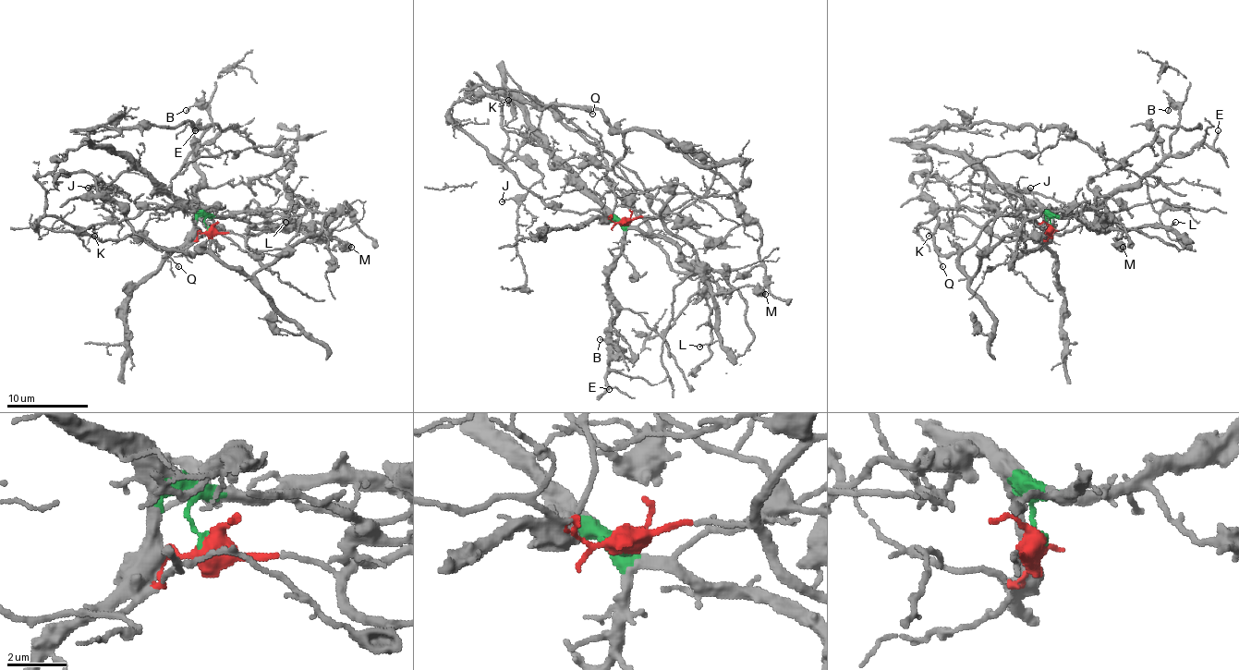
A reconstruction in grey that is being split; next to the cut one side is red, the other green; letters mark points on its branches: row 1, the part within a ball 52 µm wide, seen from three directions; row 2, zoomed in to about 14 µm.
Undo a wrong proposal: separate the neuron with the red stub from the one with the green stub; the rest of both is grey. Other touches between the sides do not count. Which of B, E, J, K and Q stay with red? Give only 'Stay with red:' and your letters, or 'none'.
Stay with red: K, Q

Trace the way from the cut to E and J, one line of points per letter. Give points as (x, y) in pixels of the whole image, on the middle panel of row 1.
E: (622, 221), (617, 221), (624, 248), (607, 278), (610, 300), (615, 307), (607, 339), (610, 390)
J: (622, 221), (617, 221), (540, 146), (527, 142), (518, 151), (542, 176), (522, 195), (502, 201)

